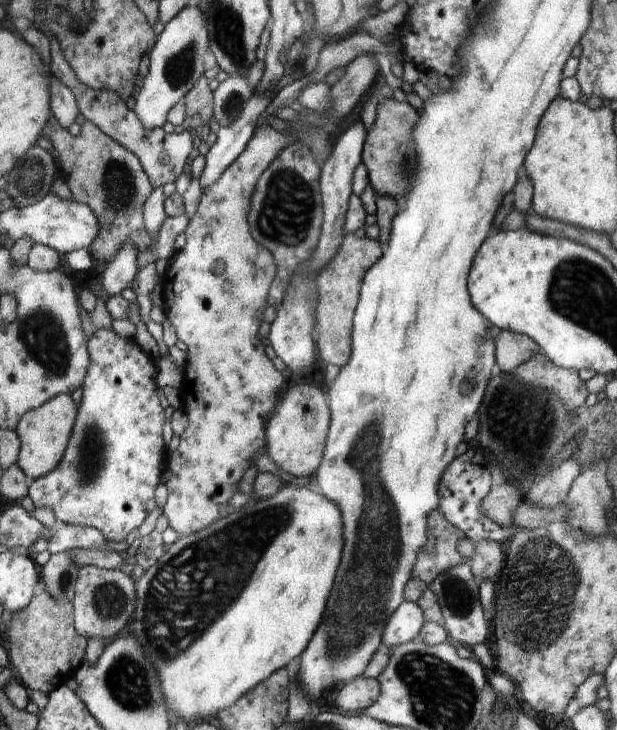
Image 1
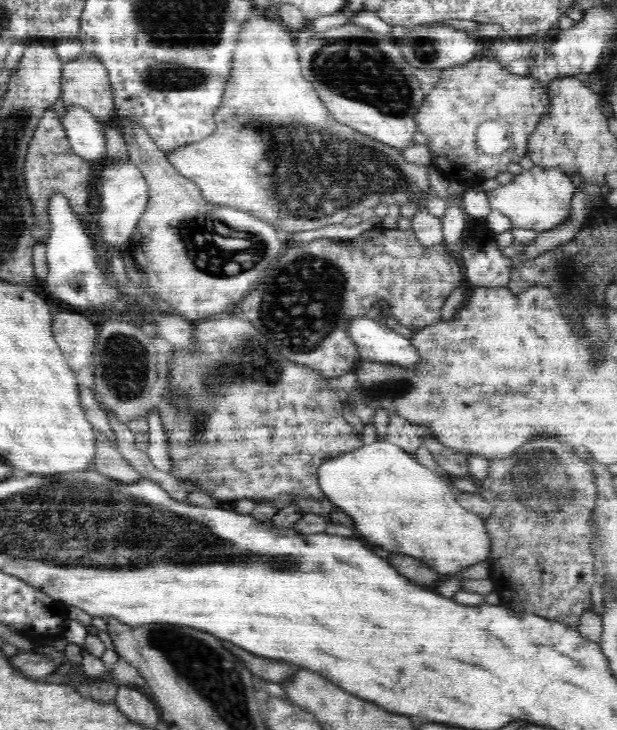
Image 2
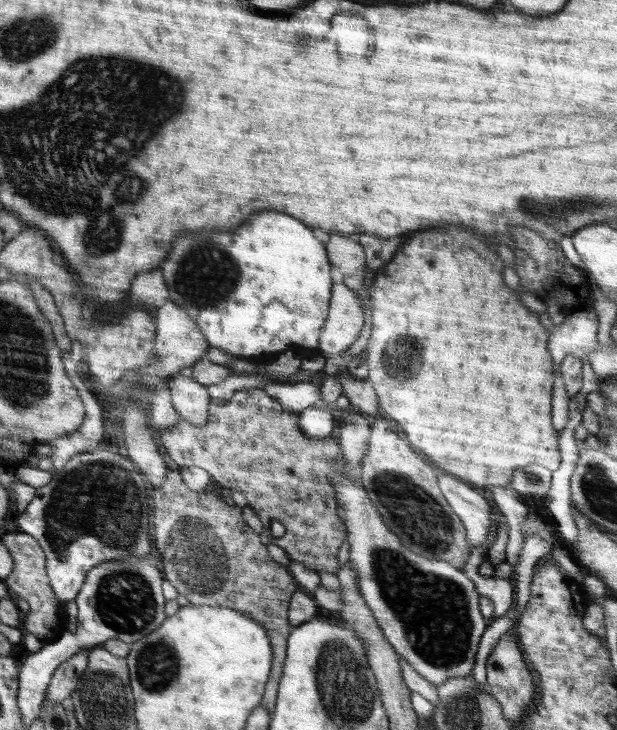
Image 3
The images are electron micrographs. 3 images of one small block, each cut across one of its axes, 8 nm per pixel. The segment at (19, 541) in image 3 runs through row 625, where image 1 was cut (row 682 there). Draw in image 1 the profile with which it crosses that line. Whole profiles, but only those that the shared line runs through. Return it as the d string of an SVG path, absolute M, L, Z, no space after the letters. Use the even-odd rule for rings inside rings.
M46 589L34 595L33 601L24 610L12 614L10 625L7 626L10 640L7 656L17 679L29 691L38 690L48 694L66 685L83 663L87 638L76 632L73 618L72 602L59 603Z

